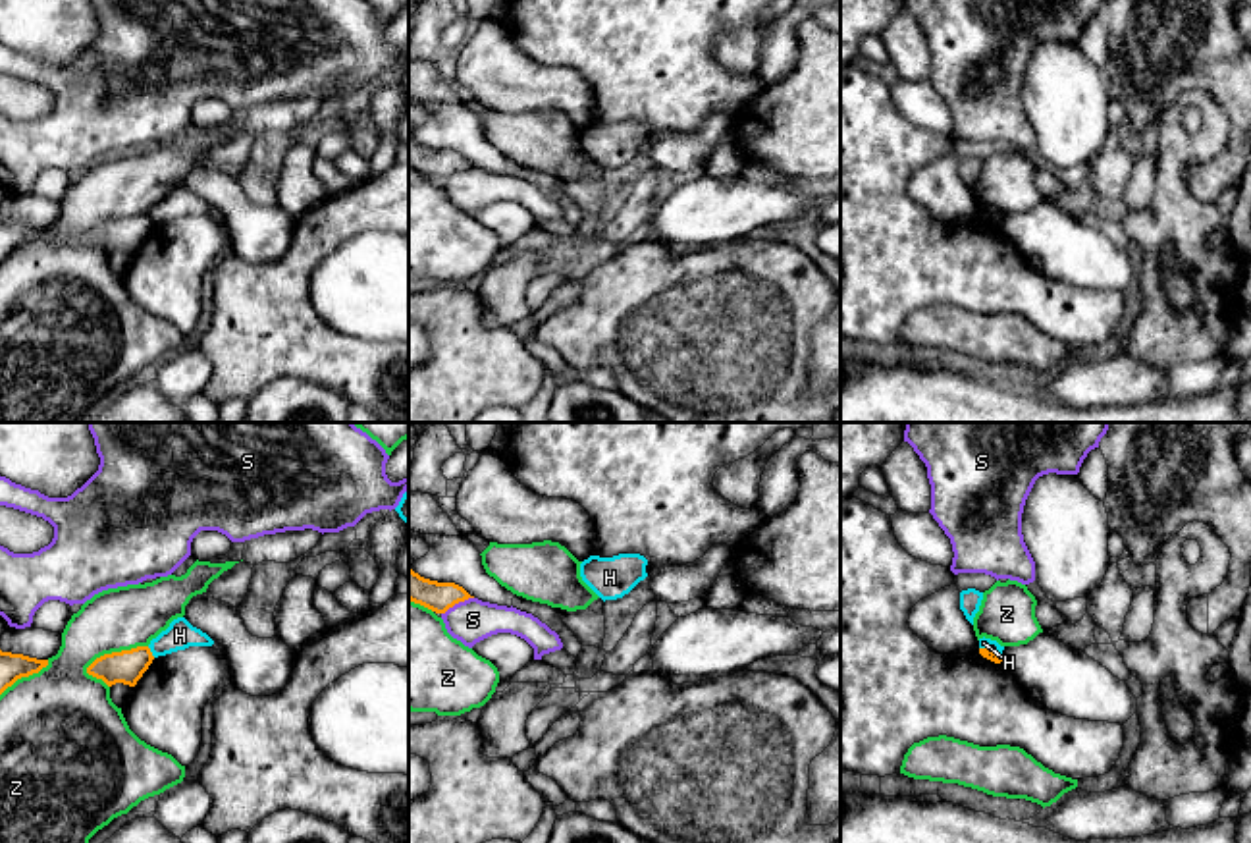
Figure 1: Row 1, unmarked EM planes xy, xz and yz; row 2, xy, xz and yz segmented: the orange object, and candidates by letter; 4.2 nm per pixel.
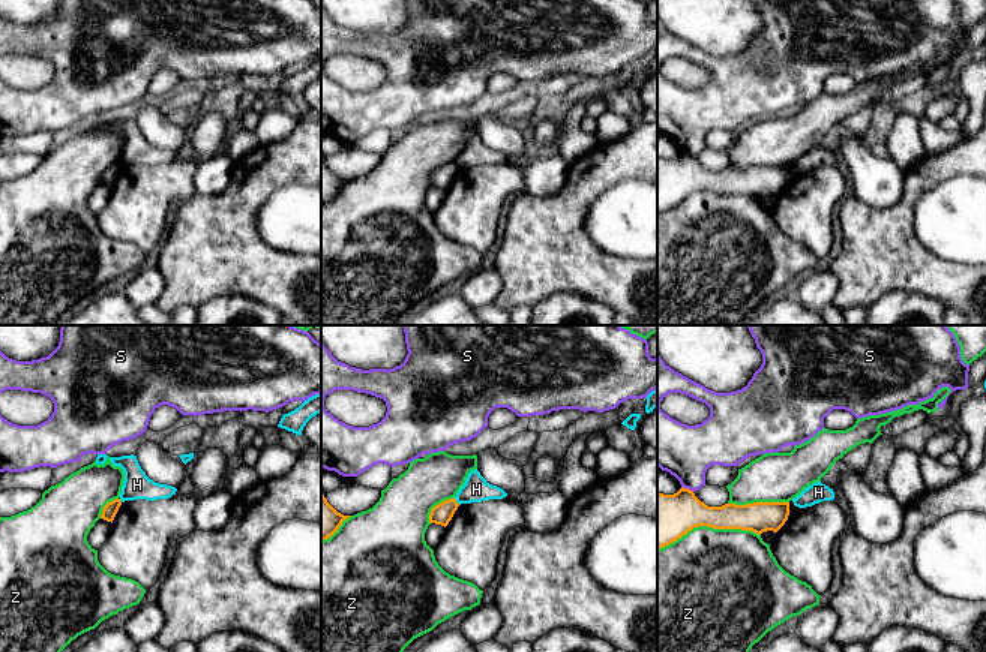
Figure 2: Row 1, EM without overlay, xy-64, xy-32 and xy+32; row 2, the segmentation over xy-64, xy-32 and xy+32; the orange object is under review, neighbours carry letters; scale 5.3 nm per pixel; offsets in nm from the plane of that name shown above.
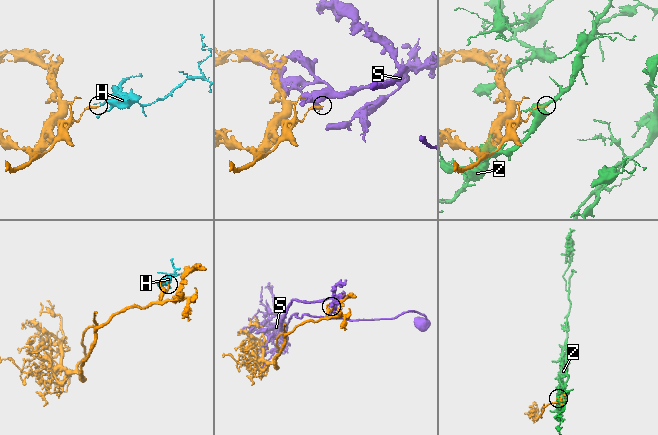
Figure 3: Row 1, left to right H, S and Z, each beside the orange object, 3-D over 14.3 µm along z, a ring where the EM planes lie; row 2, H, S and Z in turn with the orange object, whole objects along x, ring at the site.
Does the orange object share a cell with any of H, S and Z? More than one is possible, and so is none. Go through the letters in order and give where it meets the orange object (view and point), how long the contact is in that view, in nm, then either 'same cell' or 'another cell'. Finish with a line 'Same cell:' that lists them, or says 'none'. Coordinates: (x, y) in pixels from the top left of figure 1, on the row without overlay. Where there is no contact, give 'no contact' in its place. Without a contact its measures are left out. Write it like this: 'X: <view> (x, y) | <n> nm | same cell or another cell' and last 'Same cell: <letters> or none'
H: xy (151, 220) | 60 nm | another cell
S: xz (457, 170) | 150 nm | another cell
Z: xy (114, 220) | 280 nm | another cell
Same cell: none

